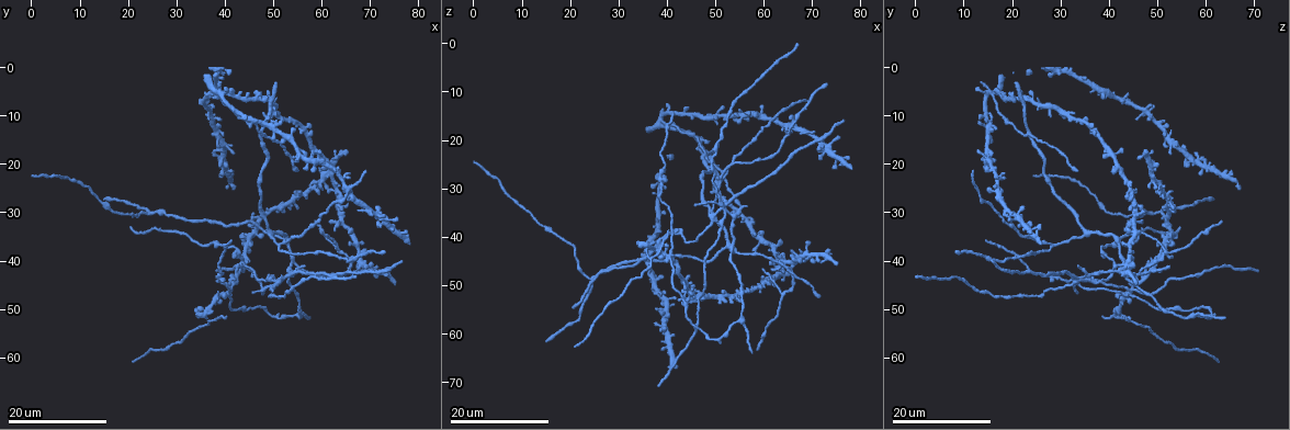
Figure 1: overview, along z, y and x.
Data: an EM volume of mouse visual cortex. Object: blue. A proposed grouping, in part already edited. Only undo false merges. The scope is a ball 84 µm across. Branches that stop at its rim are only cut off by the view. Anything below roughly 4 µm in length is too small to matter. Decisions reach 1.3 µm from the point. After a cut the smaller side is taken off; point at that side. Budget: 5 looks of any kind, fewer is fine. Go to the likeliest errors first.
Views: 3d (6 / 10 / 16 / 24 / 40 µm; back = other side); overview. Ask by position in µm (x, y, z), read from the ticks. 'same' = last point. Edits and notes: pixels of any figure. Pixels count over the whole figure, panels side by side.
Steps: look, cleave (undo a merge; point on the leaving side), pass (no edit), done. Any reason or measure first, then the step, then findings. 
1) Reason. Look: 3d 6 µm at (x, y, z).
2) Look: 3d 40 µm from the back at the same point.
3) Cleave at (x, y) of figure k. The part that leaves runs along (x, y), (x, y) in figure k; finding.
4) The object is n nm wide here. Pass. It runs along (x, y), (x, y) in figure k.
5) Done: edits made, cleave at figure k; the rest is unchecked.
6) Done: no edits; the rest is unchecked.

Four or more arms meet. Look: 3d 16 µm at (51.5, 44.0, 33.5).

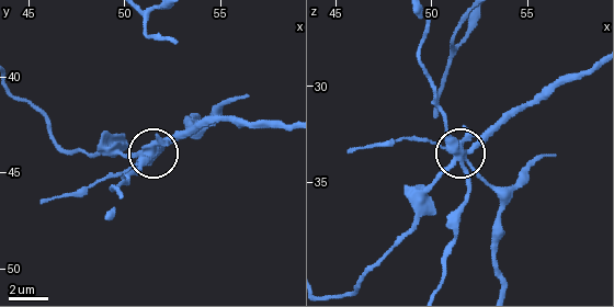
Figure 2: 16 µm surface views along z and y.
Look: 3d 10 µm at (51.2, 44.1, 33.6).

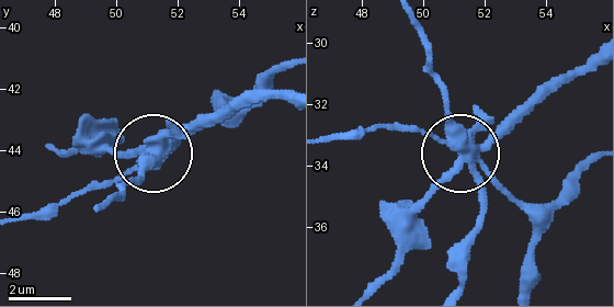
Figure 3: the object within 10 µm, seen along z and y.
5 arms meet here. Cleave at (171, 122) of figure 3. The part that leaves runs along (165, 143), (63, 151) in figure 3; two cells meet here.

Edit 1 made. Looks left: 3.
Look: overview.

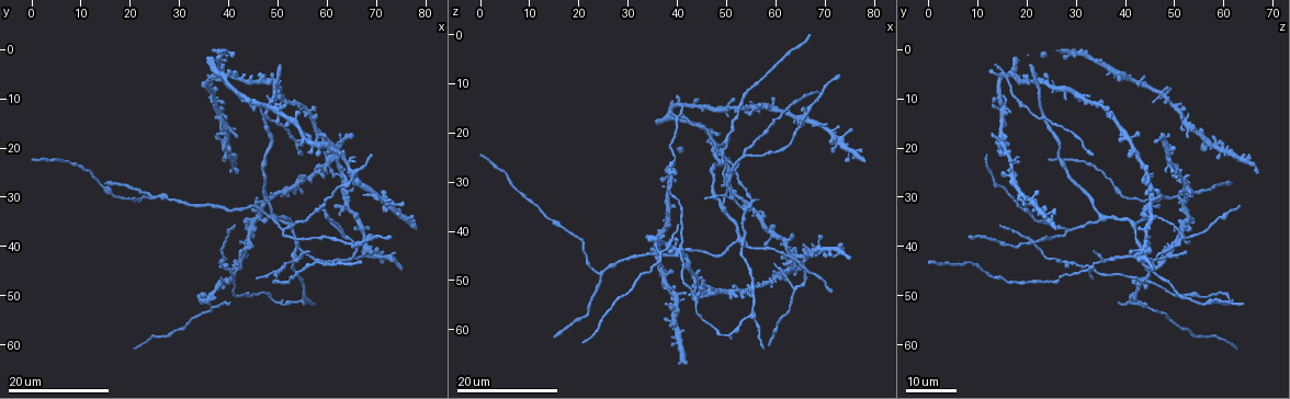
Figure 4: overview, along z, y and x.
Three arms meet. Look: 3d 24 µm at (36.5, 52.0, 45.0).

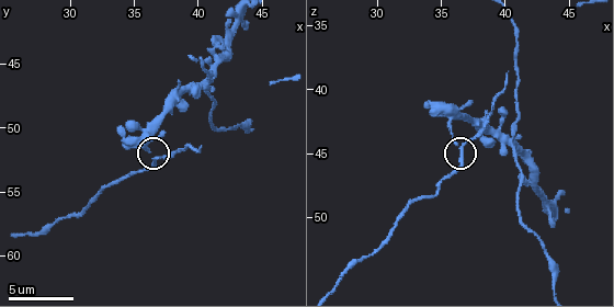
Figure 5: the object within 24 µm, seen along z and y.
Look: 3d 10 µm at (36.4, 52.4, 44.4).

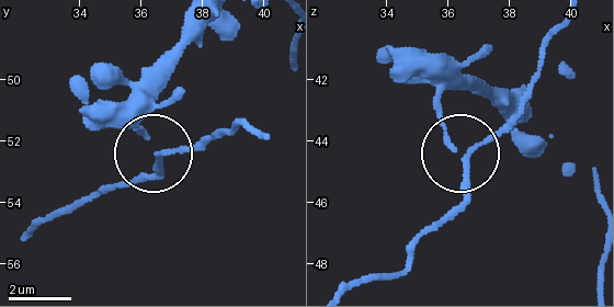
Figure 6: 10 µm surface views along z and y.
3 arms meet here. Pass. One cell here.

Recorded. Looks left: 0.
Done: edits made, cleave at figure 3; the rest is unchecked.

